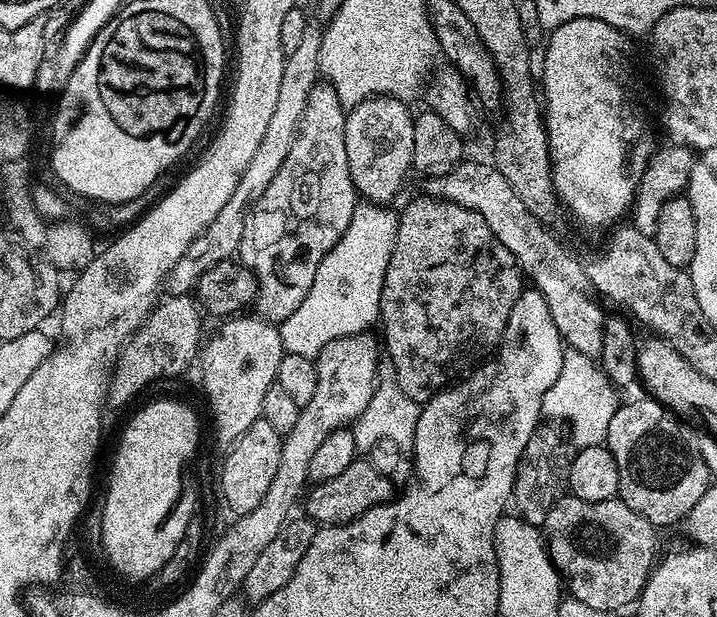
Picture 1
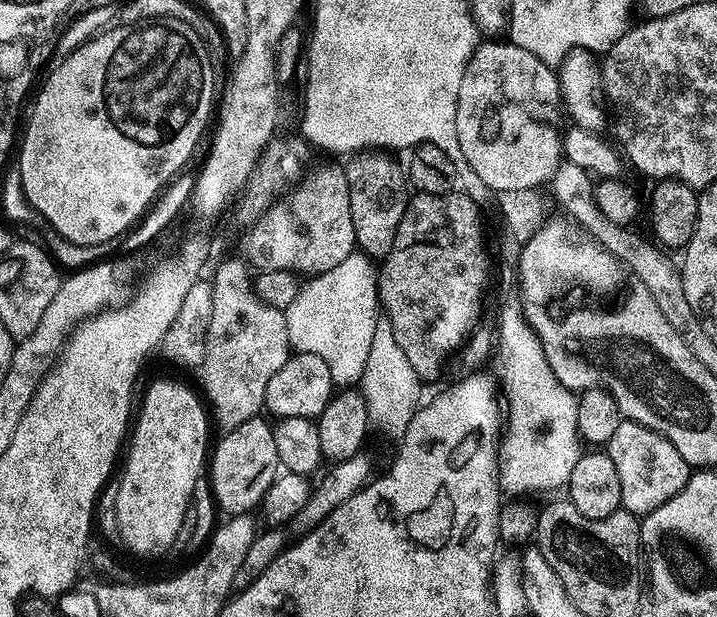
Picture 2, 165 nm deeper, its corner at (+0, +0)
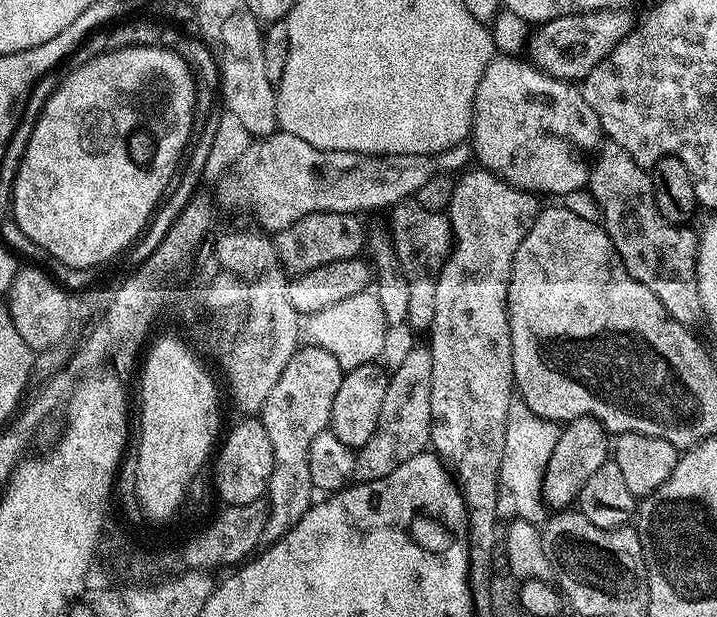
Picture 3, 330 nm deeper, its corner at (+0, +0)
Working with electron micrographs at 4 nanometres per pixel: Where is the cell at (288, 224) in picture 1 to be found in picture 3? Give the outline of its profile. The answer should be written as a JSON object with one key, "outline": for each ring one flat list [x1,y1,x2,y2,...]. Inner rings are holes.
{"outline":[[315,212,306,214,306,218,298,218,298,222,275,233,280,263,289,273,299,274,326,266,326,262,357,259,366,248,366,228,360,225,360,220,359,215,351,212]]}

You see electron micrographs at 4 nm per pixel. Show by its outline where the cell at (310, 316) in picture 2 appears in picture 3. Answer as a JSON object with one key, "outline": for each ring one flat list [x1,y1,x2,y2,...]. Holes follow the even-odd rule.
{"outline":[[372,290,354,294,354,298,342,298,336,306,326,306,326,310,318,310,306,320,307,343,334,354,338,366,345,370,379,361,388,333,389,324,383,316,379,298]]}

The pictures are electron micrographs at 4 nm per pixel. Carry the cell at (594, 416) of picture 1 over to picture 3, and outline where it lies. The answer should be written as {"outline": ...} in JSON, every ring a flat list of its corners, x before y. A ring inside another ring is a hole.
{"outline":[[514,398,506,418,506,439,499,466,497,505,501,519,517,519,541,523,546,506,541,494,546,463,554,452,561,427,555,422,534,415,523,400]]}

